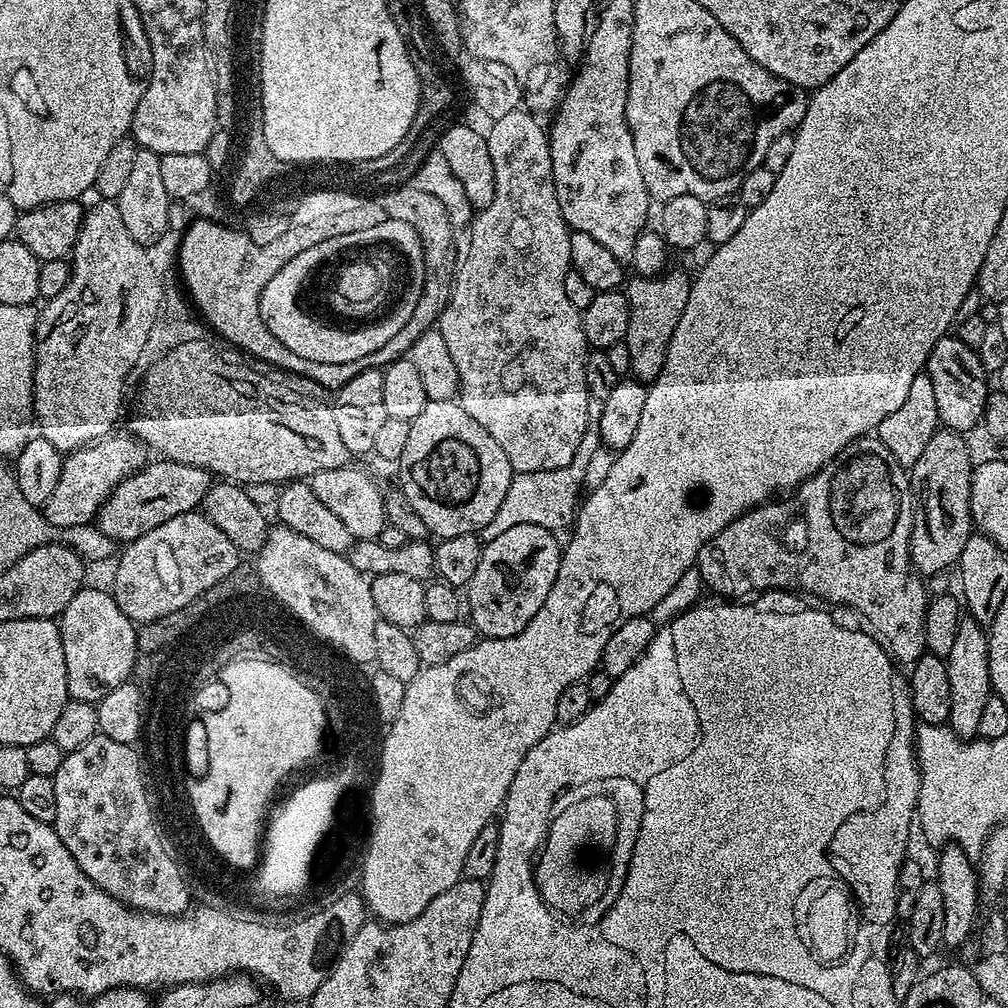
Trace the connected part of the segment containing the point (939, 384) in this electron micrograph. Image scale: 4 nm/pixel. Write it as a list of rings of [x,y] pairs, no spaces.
[[[959,335],[943,336],[930,350],[926,369],[930,383],[934,385],[934,399],[938,405],[938,418],[941,425],[953,432],[968,434],[972,427],[979,425],[984,419],[984,407],[988,404],[990,387],[989,373],[985,372],[980,355],[976,349],[966,346]]]

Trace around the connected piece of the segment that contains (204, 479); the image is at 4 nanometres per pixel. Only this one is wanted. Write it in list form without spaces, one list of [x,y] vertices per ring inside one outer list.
[[[165,458],[156,461],[157,464],[145,463],[133,476],[125,478],[96,513],[94,524],[106,538],[121,545],[129,544],[131,540],[142,538],[142,534],[150,534],[154,526],[162,526],[162,522],[170,522],[170,518],[178,518],[178,514],[195,512],[201,507],[214,483],[212,473]]]

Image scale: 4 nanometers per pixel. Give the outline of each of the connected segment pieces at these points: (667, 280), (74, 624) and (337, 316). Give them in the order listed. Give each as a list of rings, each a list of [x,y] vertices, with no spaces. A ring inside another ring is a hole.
[[[665,271],[658,276],[636,276],[626,284],[630,326],[626,326],[623,344],[630,350],[631,375],[645,386],[655,382],[658,374],[662,374],[662,366],[666,366],[666,350],[670,350],[670,338],[674,338],[678,318],[682,318],[682,310],[686,310],[686,302],[690,298],[690,276],[672,271]]]
[[[81,586],[58,617],[62,650],[66,654],[66,682],[73,700],[99,704],[114,686],[129,683],[136,665],[137,625],[118,606],[111,591]]]
[[[386,219],[361,232],[332,237],[303,250],[274,275],[266,290],[262,290],[262,322],[266,322],[266,330],[270,330],[270,334],[274,334],[274,338],[278,338],[282,346],[286,346],[286,350],[294,350],[294,354],[301,358],[310,358],[310,362],[353,362],[356,358],[363,358],[366,354],[378,350],[389,342],[402,326],[406,326],[410,314],[414,314],[418,306],[418,298],[422,298],[424,280],[412,280],[412,288],[408,288],[408,296],[404,296],[404,304],[396,308],[396,316],[392,316],[392,320],[384,320],[384,324],[376,324],[376,328],[368,328],[368,332],[356,332],[356,240],[376,240],[376,236],[388,236],[388,240],[404,244],[404,252],[412,256],[412,264],[424,264],[424,251],[415,227],[402,221]]]

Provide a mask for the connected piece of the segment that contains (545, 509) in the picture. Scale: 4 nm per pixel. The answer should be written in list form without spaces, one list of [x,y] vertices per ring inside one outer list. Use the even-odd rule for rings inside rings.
[[[589,396],[587,400],[587,424],[577,453],[570,463],[556,470],[532,471],[515,473],[512,477],[506,497],[499,506],[498,513],[490,520],[480,533],[481,541],[488,543],[506,533],[511,527],[520,525],[538,525],[544,529],[561,531],[560,528],[571,527],[578,514],[578,507],[583,493],[587,467],[591,456],[602,446],[601,420],[604,400]],[[581,492],[581,496],[580,496]],[[580,496],[580,497],[579,497]]]

